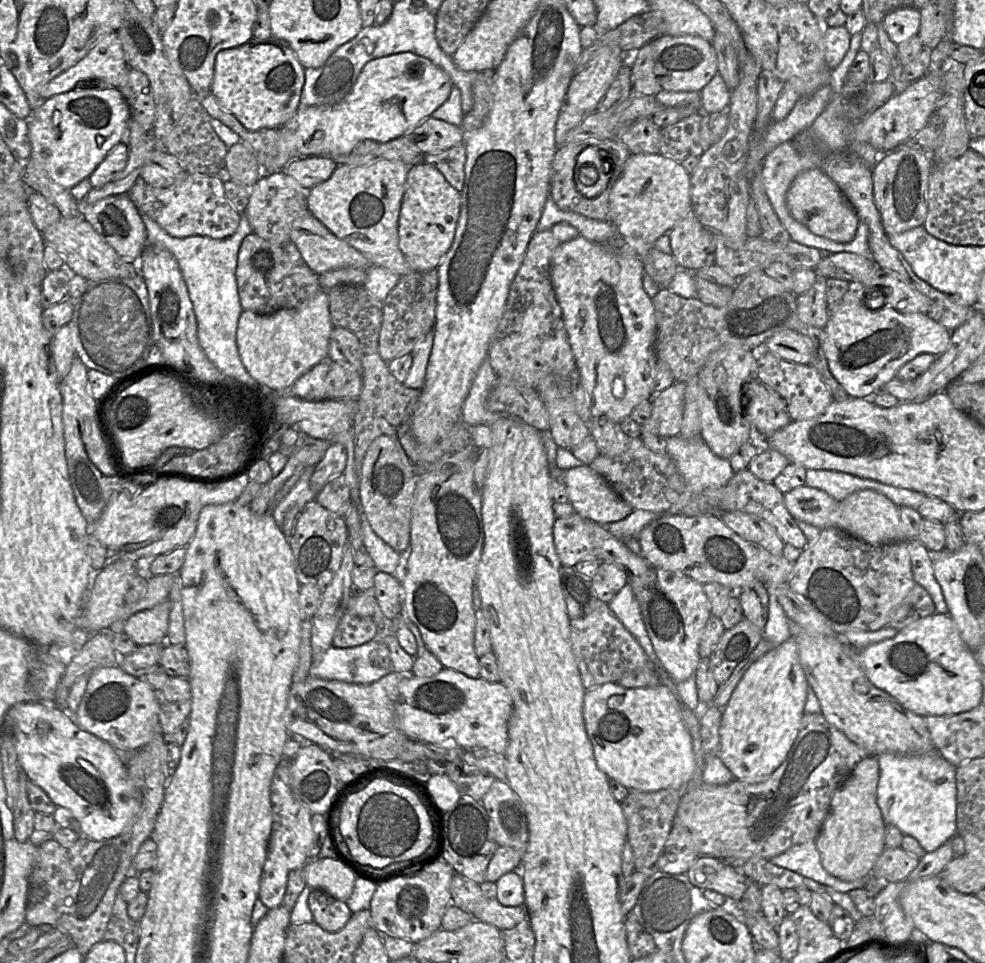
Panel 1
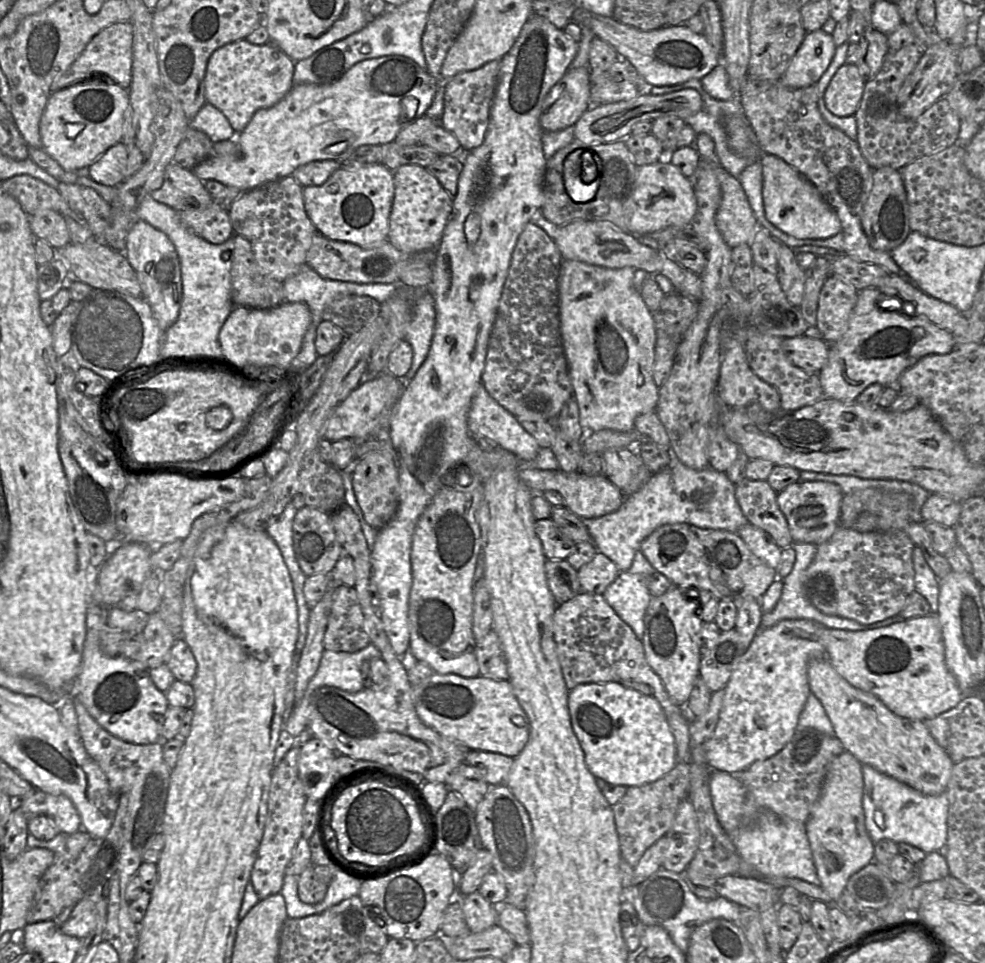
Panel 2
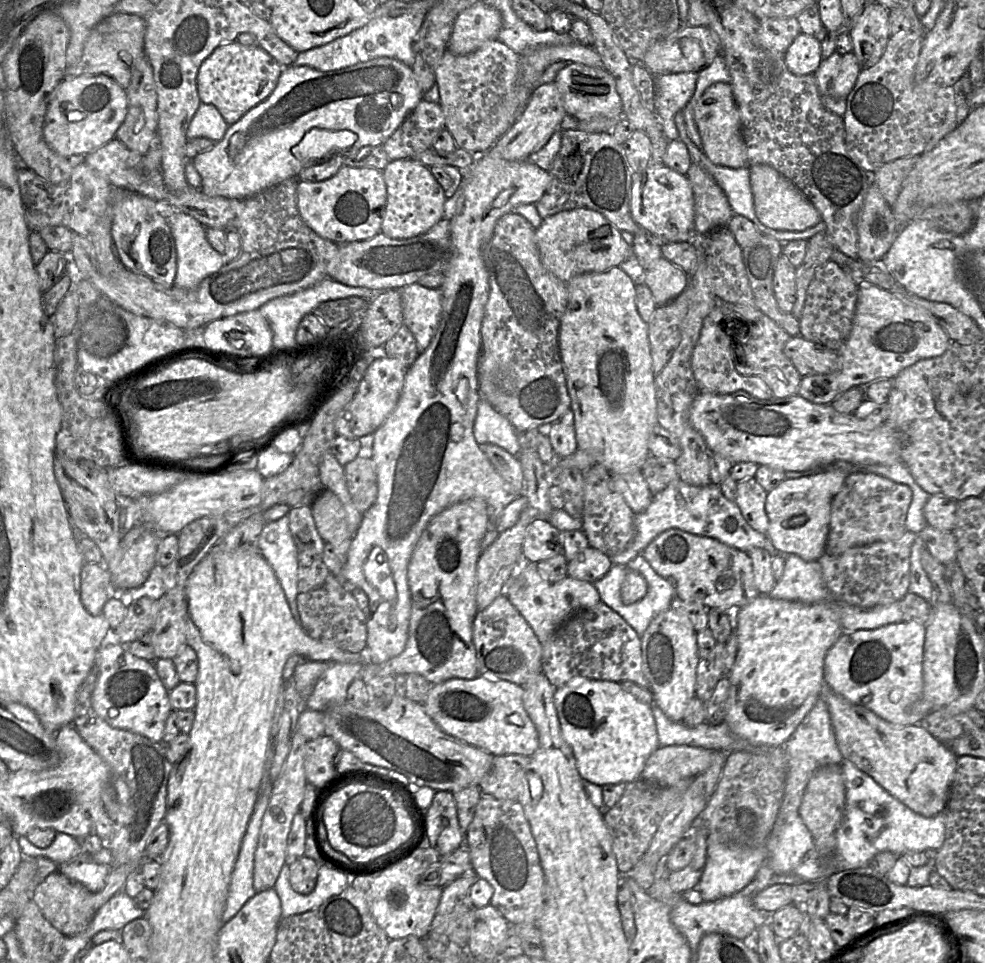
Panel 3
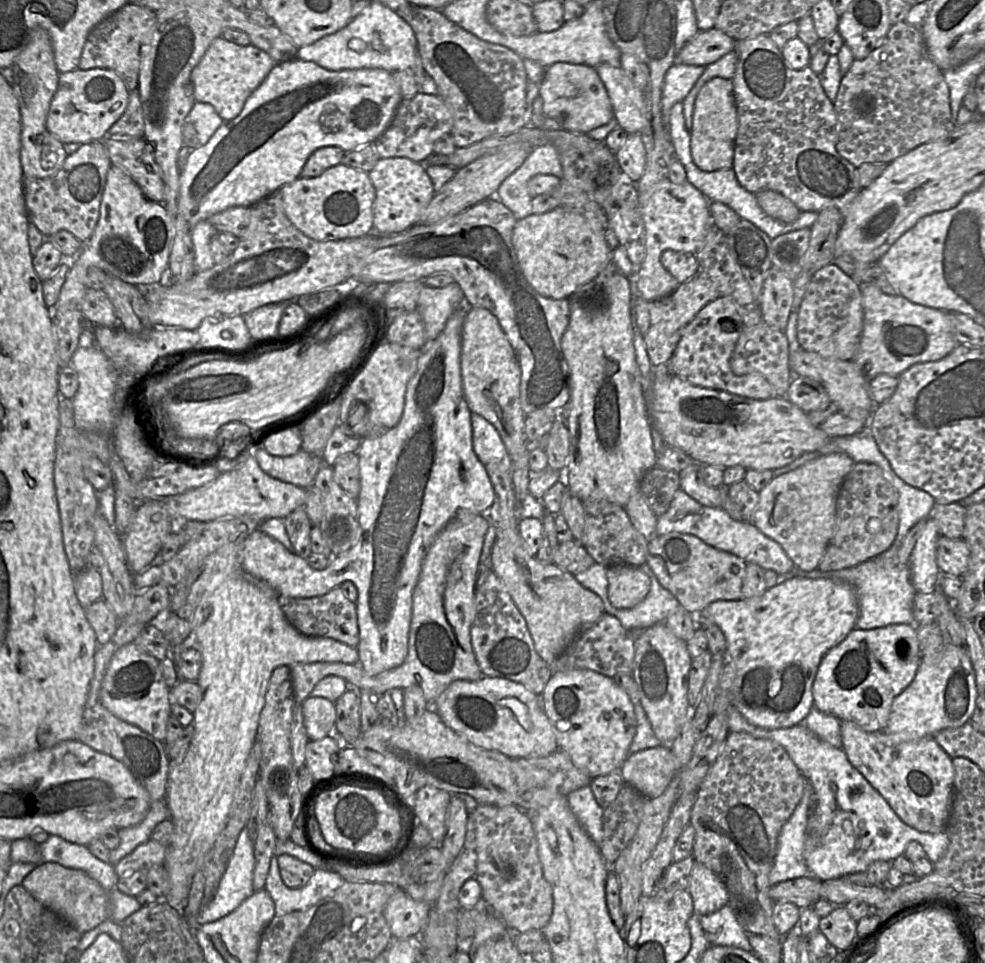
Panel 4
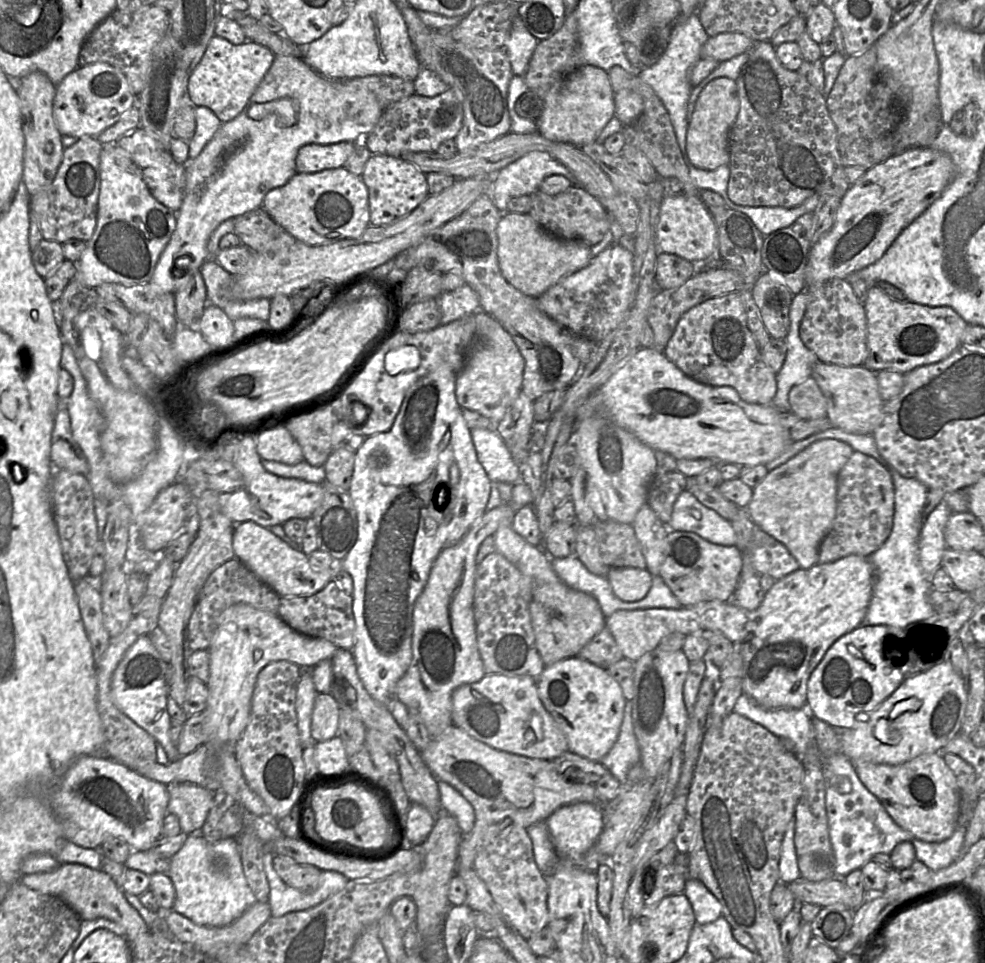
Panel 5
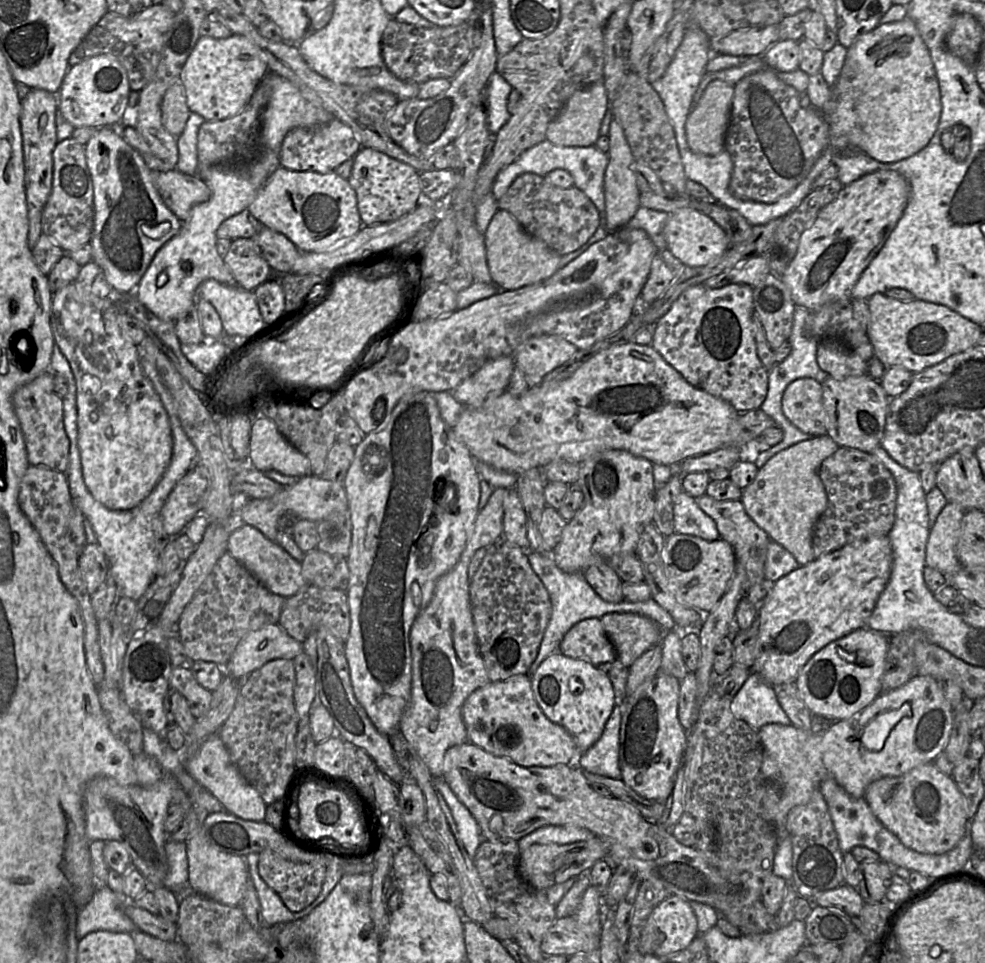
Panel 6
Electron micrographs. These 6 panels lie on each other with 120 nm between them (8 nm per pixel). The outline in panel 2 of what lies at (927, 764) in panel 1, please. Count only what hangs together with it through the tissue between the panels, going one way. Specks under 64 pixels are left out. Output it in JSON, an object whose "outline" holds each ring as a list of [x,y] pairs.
{"outline":[[[863,765],[862,774],[865,826],[874,844],[882,839],[890,839],[898,844],[907,843],[915,846],[926,854],[941,850],[946,844],[948,833],[947,790],[936,796],[924,795],[869,765]]]}

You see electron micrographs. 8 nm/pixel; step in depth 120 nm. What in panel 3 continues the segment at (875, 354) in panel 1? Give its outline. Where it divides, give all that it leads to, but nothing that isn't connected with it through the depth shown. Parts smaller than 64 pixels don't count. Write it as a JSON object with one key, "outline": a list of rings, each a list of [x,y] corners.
{"outline":[[[875,285],[859,286],[852,328],[842,348],[837,352],[840,357],[838,370],[825,375],[802,377],[797,395],[814,404],[831,404],[839,395],[853,387],[866,387],[880,379],[893,380],[901,371],[916,362],[943,355],[950,345],[951,340],[942,326],[902,296]]]}

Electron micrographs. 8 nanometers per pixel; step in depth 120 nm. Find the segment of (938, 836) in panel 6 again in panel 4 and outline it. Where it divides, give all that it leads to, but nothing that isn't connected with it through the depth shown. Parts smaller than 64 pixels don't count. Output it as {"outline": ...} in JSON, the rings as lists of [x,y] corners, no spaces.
{"outline":[[[841,721],[841,737],[849,762],[906,825],[923,833],[945,830],[951,813],[955,773],[952,758],[932,736],[917,739],[909,732],[868,732],[852,721]]]}

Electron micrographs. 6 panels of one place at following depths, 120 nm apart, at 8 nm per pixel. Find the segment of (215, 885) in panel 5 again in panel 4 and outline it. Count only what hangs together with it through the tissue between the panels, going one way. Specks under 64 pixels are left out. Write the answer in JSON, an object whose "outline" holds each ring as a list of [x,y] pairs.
{"outline":[[[246,826],[240,832],[233,854],[213,897],[195,918],[196,925],[217,921],[235,911],[251,897],[255,866],[254,845]]]}

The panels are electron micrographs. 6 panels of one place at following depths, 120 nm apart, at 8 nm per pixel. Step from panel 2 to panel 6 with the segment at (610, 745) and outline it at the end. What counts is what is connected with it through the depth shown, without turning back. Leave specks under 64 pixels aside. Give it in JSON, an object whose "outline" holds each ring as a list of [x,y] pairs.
{"outline":[[[558,652],[549,655],[537,668],[531,676],[531,686],[542,712],[569,732],[579,754],[589,750],[601,738],[616,706],[613,685],[597,666]]]}

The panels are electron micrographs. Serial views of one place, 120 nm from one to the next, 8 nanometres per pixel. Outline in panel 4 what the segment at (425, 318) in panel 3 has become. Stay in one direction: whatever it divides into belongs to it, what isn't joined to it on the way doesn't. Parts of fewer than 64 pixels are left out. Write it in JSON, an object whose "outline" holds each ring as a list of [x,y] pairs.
{"outline":[[[457,283],[443,288],[424,285],[418,298],[417,310],[420,312],[426,335],[434,340],[444,329],[452,313],[464,304],[464,293]]]}

